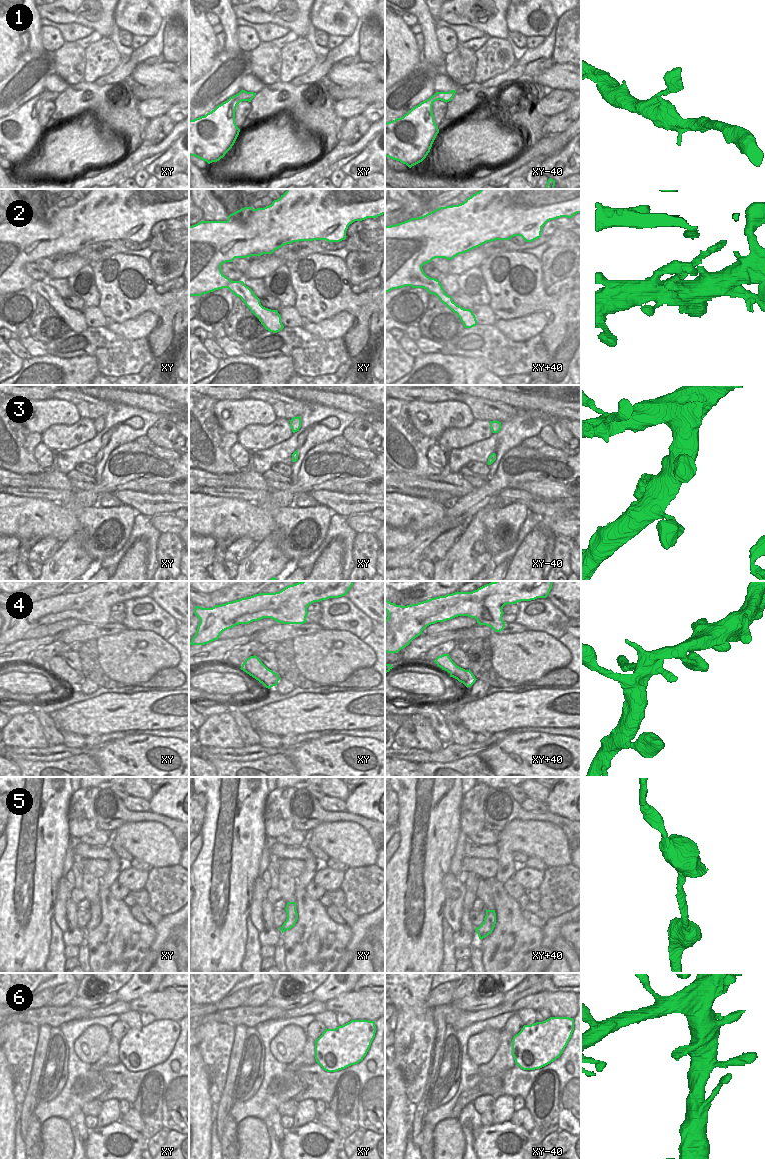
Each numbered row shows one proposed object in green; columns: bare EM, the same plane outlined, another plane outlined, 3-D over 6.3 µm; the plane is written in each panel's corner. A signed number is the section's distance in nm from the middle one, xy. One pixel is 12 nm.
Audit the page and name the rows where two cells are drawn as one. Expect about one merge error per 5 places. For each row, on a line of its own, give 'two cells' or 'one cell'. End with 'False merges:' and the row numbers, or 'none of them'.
1: one cell
2: two cells
3: one cell
4: one cell
5: one cell
6: one cell
False merges: 2

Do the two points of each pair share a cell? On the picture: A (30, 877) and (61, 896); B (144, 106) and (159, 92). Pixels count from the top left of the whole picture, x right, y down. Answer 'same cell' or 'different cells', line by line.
A: different cells
B: different cells

